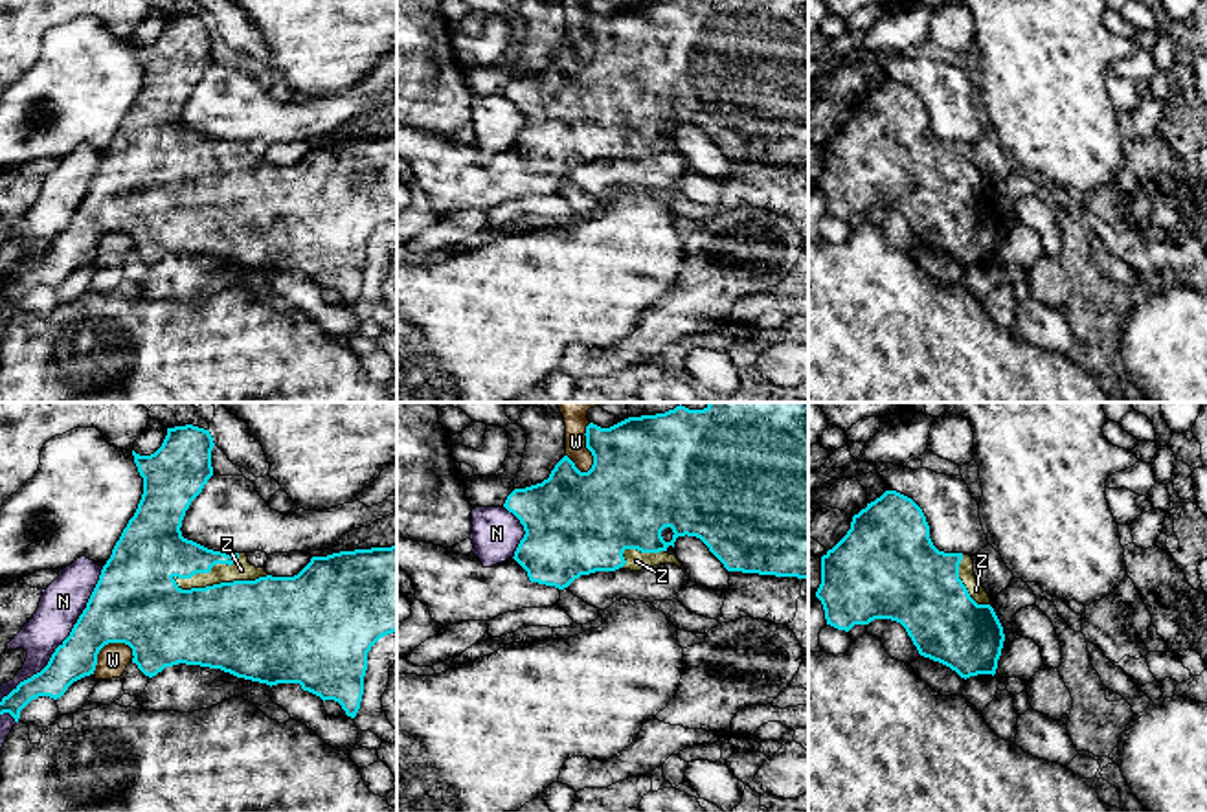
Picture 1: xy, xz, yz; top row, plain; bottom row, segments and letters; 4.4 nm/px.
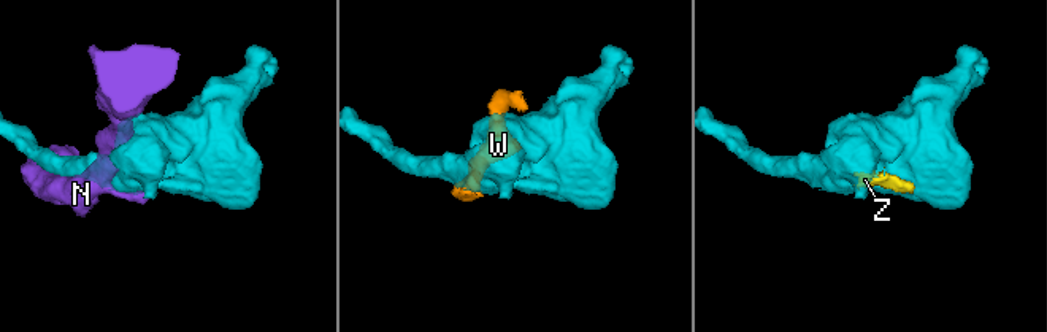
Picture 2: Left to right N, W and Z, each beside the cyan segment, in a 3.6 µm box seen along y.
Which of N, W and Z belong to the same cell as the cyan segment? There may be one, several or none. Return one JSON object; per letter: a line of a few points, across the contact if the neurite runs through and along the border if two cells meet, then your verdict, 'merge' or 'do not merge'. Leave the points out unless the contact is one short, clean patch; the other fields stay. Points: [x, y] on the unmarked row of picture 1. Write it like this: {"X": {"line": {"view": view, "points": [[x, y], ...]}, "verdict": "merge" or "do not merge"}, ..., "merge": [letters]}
{"N": {"verdict": "do not merge"}, "W": {"verdict": "do not merge"}, "Z": {"verdict": "merge"}, "merge": ["Z"]}

